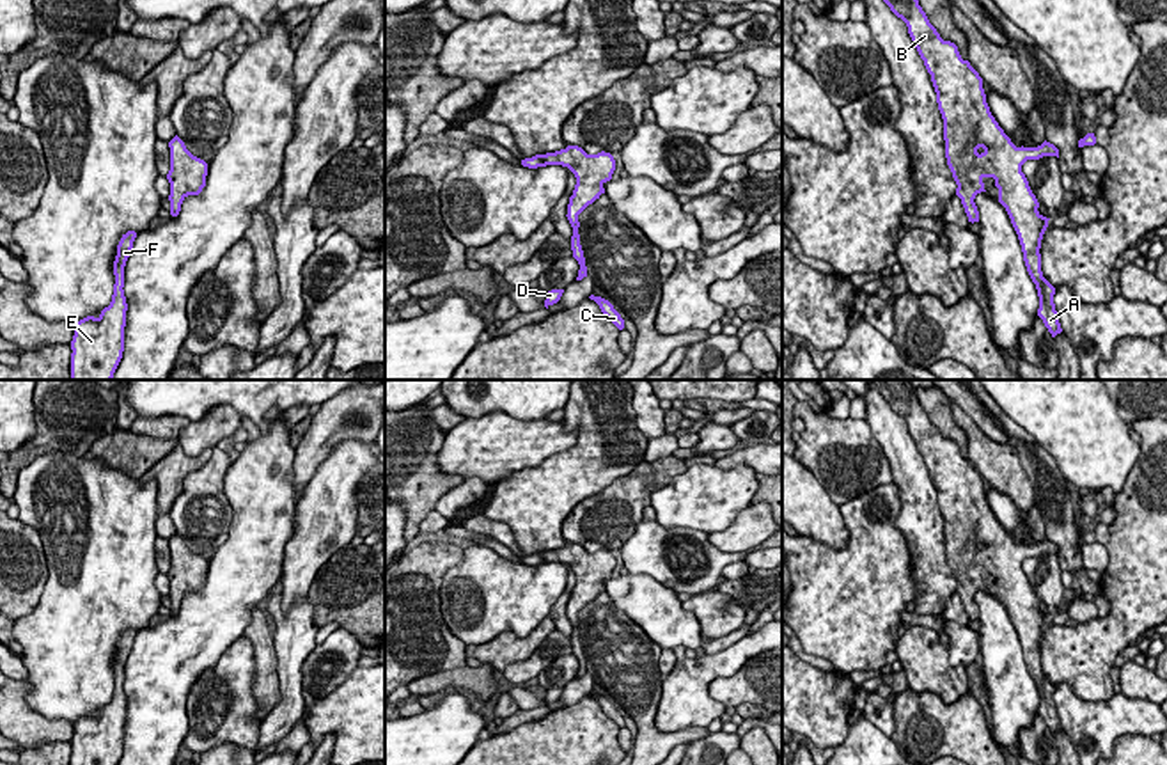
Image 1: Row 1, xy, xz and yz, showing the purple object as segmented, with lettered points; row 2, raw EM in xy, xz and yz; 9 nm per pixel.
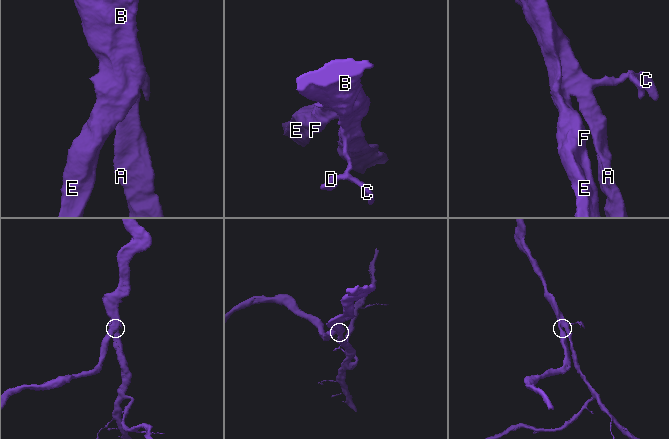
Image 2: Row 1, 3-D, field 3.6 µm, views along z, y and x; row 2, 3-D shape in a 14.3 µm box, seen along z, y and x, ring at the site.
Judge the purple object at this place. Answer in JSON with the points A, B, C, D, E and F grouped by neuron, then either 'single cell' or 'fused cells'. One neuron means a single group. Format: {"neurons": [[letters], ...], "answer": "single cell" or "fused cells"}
{"neurons": [["A", "B", "C", "D", "E", "F"]], "answer": "single cell"}

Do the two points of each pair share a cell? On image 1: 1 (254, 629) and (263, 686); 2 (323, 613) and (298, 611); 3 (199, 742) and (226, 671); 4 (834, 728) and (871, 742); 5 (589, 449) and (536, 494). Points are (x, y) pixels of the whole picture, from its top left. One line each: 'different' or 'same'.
1: same
2: different
3: same
4: different
5: same

